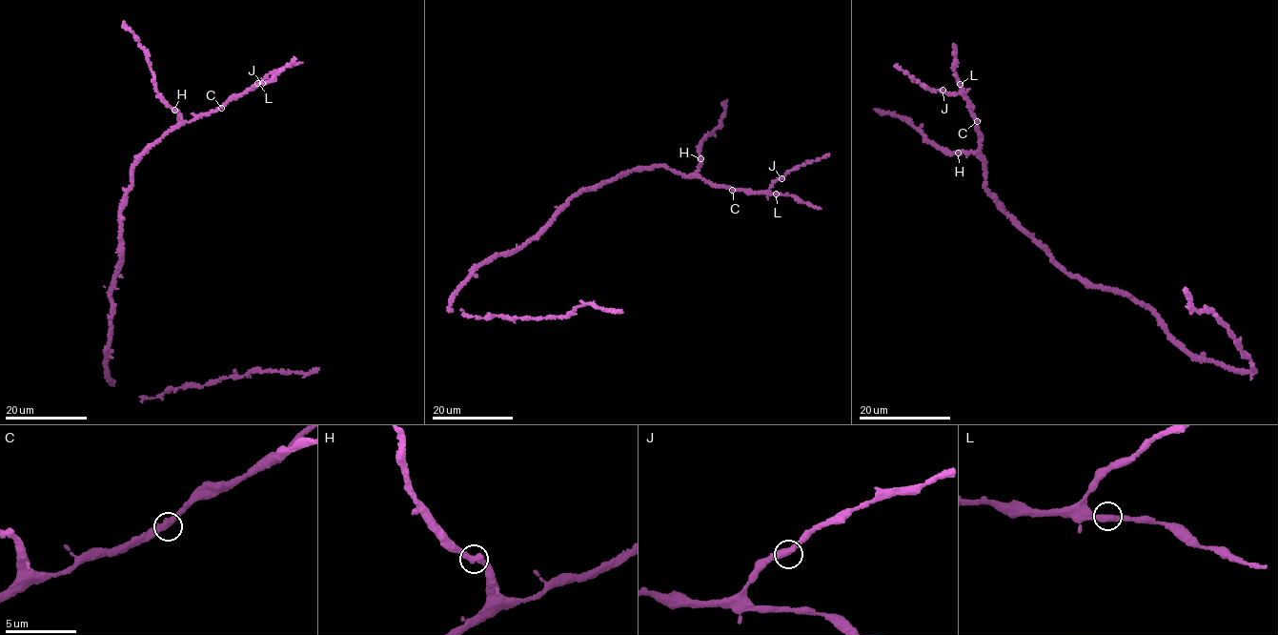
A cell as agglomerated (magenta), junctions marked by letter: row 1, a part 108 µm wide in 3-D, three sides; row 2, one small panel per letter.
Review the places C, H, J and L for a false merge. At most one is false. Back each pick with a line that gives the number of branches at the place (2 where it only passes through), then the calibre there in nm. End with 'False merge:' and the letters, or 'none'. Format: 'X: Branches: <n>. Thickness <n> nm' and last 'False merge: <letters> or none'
False merge: none

